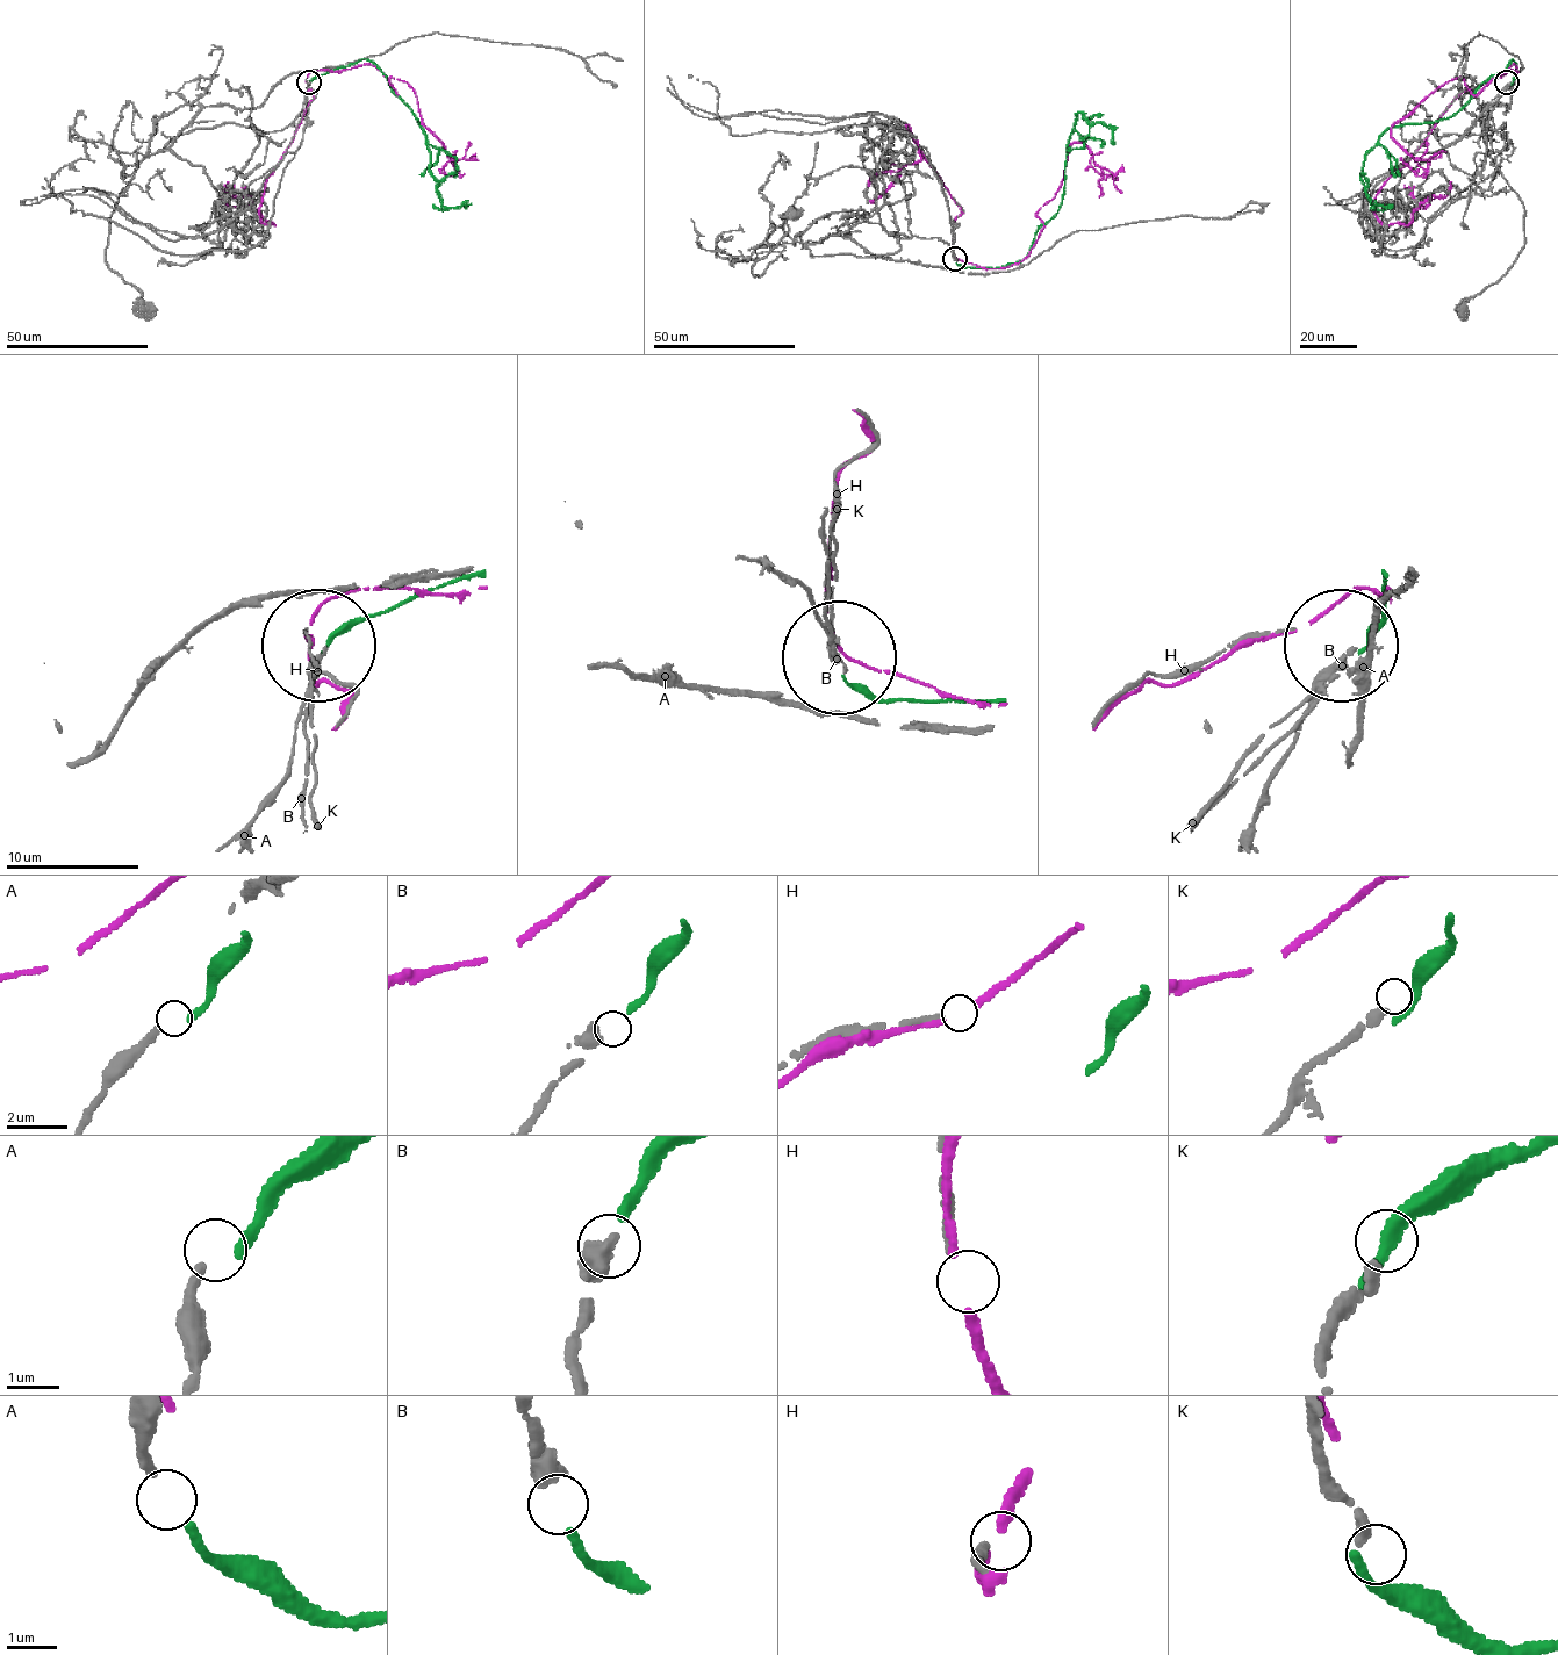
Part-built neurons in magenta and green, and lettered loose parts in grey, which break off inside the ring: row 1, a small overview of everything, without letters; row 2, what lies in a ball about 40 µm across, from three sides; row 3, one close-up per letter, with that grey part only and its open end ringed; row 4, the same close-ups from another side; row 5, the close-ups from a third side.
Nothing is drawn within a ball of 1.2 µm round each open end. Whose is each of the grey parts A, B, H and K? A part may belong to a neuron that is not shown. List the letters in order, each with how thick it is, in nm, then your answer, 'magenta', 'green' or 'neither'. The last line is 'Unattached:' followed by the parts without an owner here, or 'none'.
A: 200 nm thick; neither
B: 300 nm thick; green
H: 170 nm thick; neither
K: 240 nm thick; neither
Unattached: A, H, K

